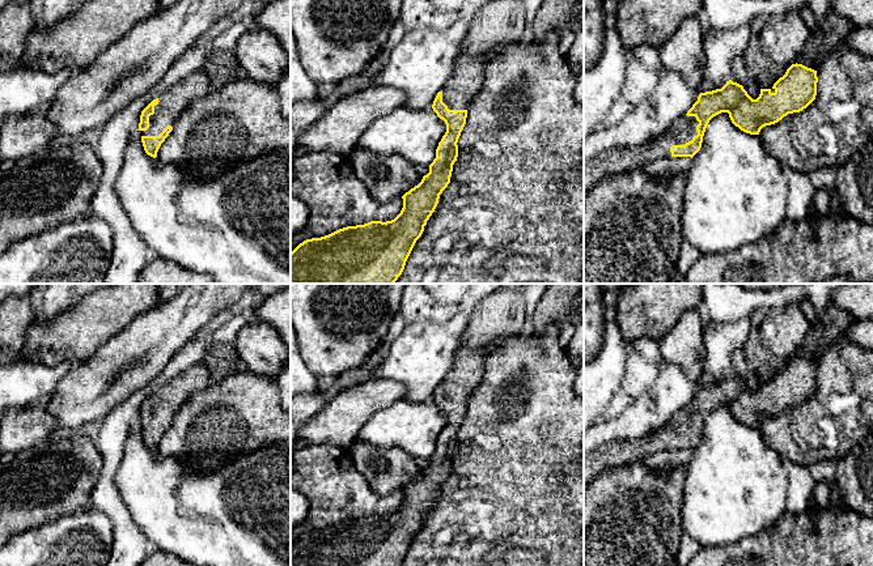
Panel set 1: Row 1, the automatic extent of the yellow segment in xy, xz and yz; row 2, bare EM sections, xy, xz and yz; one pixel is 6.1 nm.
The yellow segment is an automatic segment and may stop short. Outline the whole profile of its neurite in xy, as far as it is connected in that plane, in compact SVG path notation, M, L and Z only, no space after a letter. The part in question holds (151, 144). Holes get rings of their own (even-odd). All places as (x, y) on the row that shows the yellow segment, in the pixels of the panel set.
M203 69L188 75L166 93L153 99L140 115L139 131L148 156L156 158L157 152L173 129L179 114L188 105L211 92L209 78Z

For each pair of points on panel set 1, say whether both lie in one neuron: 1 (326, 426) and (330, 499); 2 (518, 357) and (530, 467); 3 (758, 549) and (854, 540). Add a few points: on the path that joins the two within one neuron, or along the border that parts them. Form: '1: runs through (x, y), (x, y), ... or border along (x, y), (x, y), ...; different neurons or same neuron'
1: border along (305, 445), (334, 445), (347, 449); different neurons
2: runs through (532, 382), (534, 394), (530, 404), (530, 439); same neuron
3: runs through (782, 549), (801, 549), (813, 543), (830, 540); same neuron

